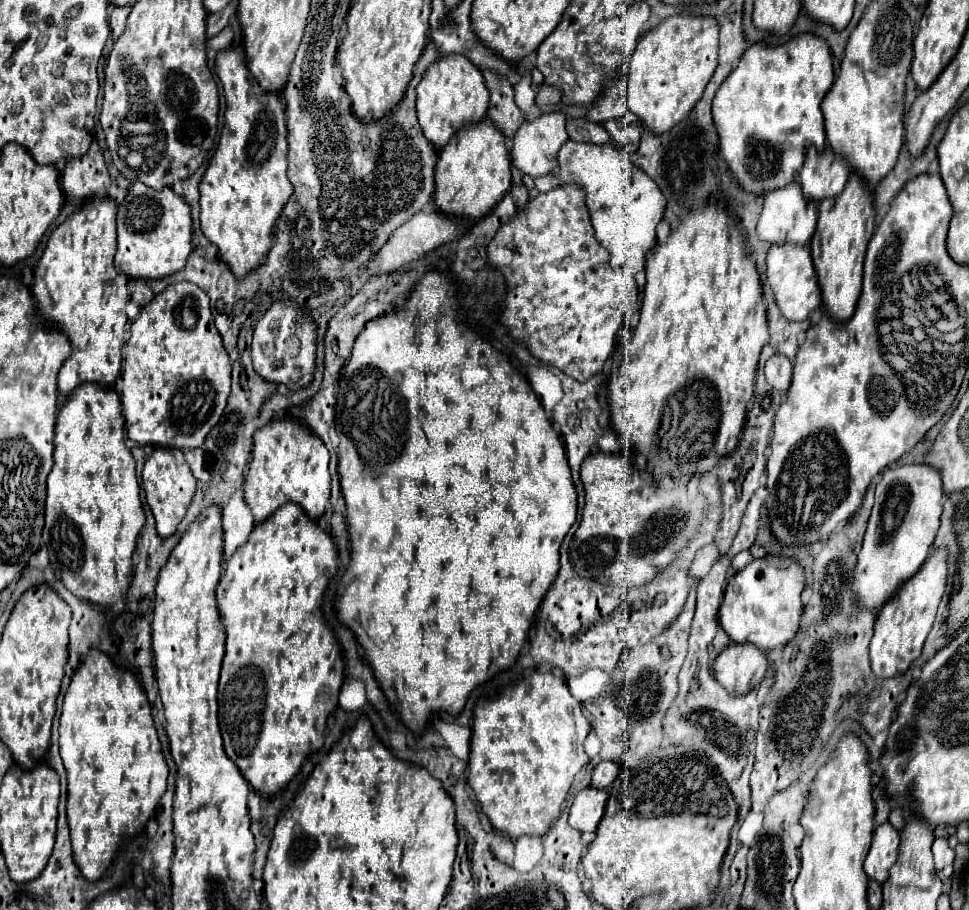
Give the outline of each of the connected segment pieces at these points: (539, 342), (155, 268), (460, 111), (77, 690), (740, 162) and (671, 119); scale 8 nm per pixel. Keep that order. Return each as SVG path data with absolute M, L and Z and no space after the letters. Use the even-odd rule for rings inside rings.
M565 184L529 202L525 214L519 214L499 228L489 244L489 264L497 266L507 276L509 294L503 302L501 322L509 328L513 338L525 340L537 360L561 370L577 382L585 382L603 370L613 352L617 330L639 300L639 288L633 274L627 276L621 270L611 270L609 252L597 242L591 228L581 188Z
M133 182L117 214L117 254L115 268L133 280L159 280L185 268L193 252L193 224L189 204L173 188L153 190L143 182Z
M451 54L433 62L417 86L417 118L423 134L435 148L443 148L447 140L467 122L485 118L489 108L489 90L481 70L465 56Z
M91 648L89 654L81 660L79 668L73 672L71 684L67 688L59 734L61 758L69 782L67 820L75 862L79 864L83 876L87 876L89 880L97 880L109 868L121 838L133 838L145 828L149 816L155 812L159 798L167 788L169 768L163 758L161 742L151 718L151 706L139 682L139 676L131 668L117 666L103 650Z
M809 32L793 36L789 42L771 48L767 42L757 42L747 48L739 66L727 76L713 100L713 120L719 132L719 150L737 182L751 194L767 194L773 188L789 184L805 160L809 146L823 152L825 126L821 114L821 100L835 78L831 50L827 42Z
M675 14L665 18L637 42L627 73L627 108L653 134L671 130L703 96L717 68L717 52L719 22L713 16Z

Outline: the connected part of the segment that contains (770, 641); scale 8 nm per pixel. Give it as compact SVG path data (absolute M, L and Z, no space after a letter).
M767 554L765 558L753 560L729 580L719 612L719 622L735 644L753 644L761 652L783 648L795 638L799 628L803 614L803 588L805 570L797 560Z

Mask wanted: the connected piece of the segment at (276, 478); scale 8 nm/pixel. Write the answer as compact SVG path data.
M273 418L267 426L253 434L253 460L243 484L245 502L255 522L261 524L285 502L299 504L313 520L317 520L329 504L329 452L319 436L295 418Z

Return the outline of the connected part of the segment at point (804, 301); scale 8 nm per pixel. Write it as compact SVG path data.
M775 244L767 254L767 280L775 292L777 304L787 320L805 320L813 310L821 306L821 288L817 274L813 278L815 266L811 250L797 244Z

